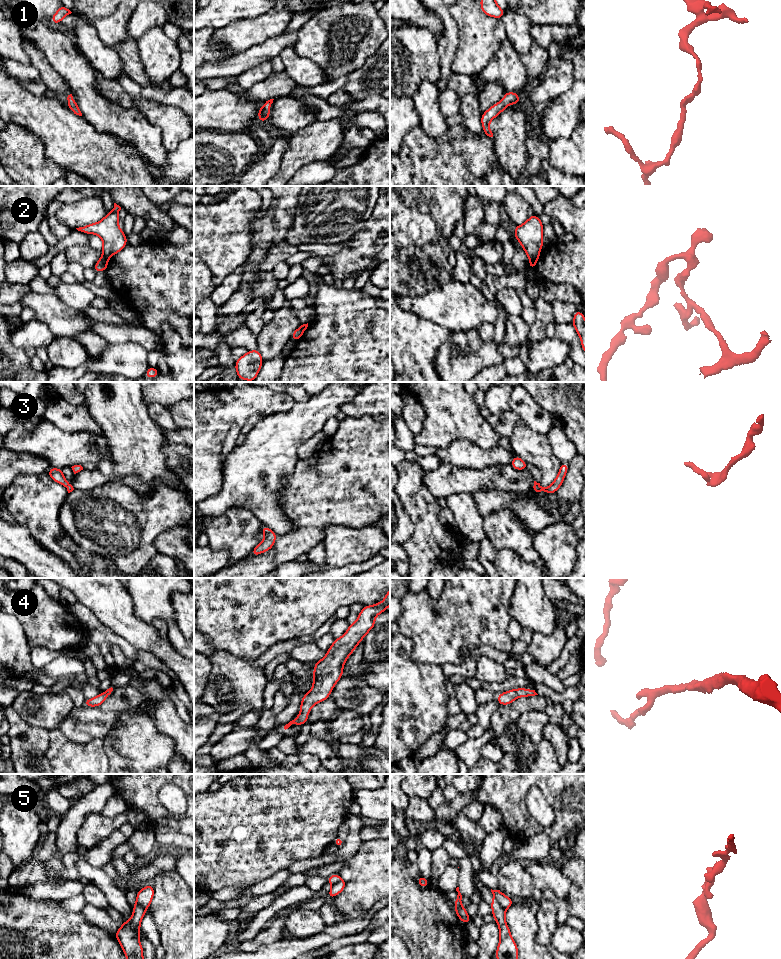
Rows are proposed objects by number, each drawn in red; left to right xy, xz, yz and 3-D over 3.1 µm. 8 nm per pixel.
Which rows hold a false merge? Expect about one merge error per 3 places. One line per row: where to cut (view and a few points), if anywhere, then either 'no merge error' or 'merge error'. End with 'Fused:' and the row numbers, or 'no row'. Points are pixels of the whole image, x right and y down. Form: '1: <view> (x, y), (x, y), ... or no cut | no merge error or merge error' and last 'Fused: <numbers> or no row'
1: no cut | no merge error
2: yz (537, 256), (530, 258) | merge error
3: no cut | no merge error
4: no cut | no merge error
5: yz (494, 898), (505, 909) | merge error
Fused: 2, 5

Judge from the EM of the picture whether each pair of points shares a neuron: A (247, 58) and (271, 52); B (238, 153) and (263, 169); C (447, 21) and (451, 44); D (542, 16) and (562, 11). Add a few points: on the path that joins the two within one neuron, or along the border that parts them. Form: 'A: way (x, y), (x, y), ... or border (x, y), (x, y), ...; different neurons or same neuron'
A: way (253, 56), (265, 52); same neuron
B: border (258, 156), (241, 175); different neurons
C: way (449, 27), (449, 38); same neuron
D: way (547, 13), (549, 11), (557, 11); same neuron

